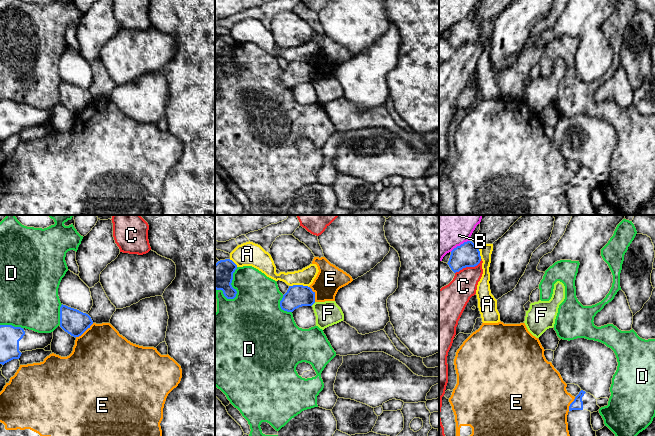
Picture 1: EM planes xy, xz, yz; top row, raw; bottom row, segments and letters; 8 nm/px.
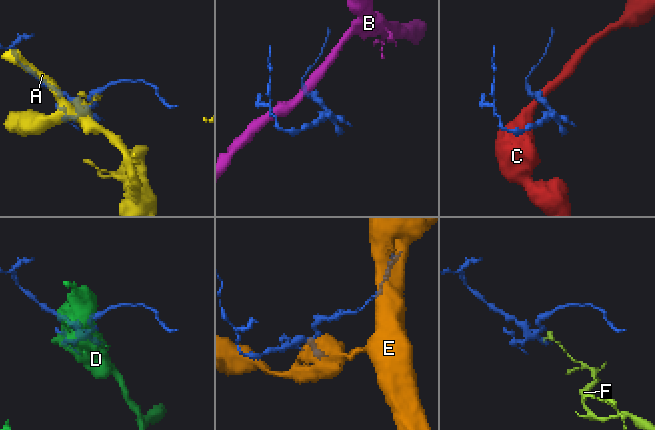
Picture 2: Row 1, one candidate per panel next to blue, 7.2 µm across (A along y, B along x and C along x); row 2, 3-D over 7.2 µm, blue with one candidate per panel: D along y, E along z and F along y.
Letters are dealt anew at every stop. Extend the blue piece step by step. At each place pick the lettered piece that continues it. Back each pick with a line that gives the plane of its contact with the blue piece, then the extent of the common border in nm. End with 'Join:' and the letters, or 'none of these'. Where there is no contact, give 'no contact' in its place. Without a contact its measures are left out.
Join: none of these

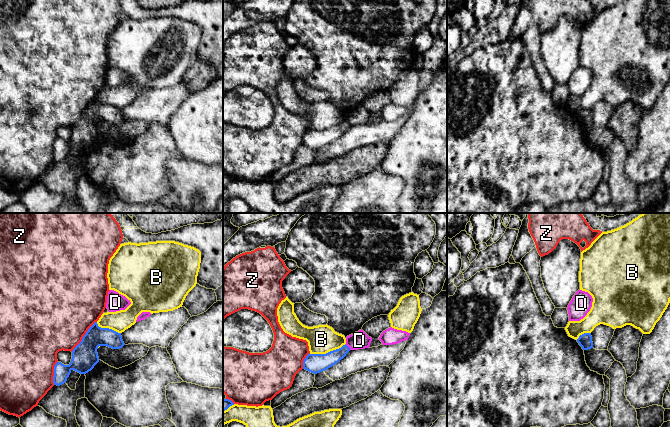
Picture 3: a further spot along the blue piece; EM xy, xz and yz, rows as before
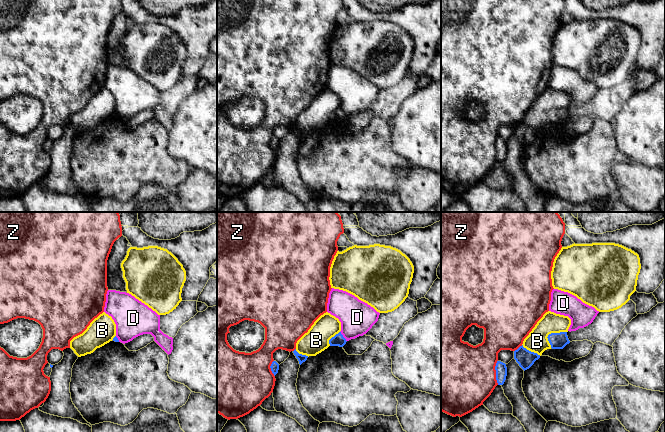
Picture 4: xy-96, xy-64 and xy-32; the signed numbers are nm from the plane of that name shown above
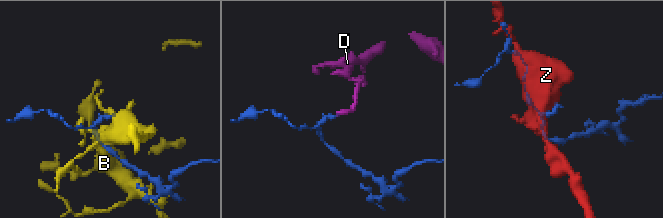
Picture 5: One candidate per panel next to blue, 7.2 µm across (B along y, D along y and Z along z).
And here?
Join: none of these

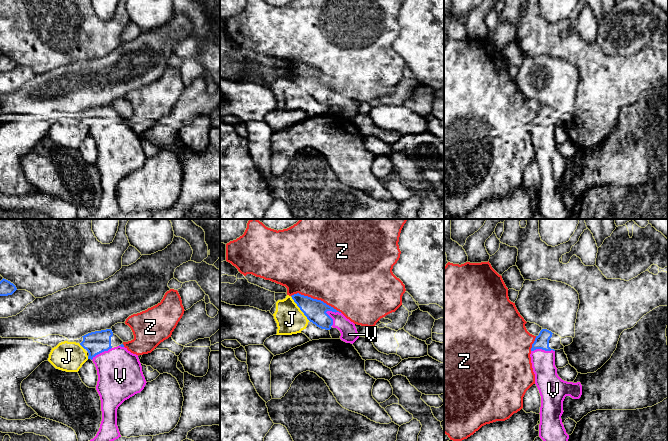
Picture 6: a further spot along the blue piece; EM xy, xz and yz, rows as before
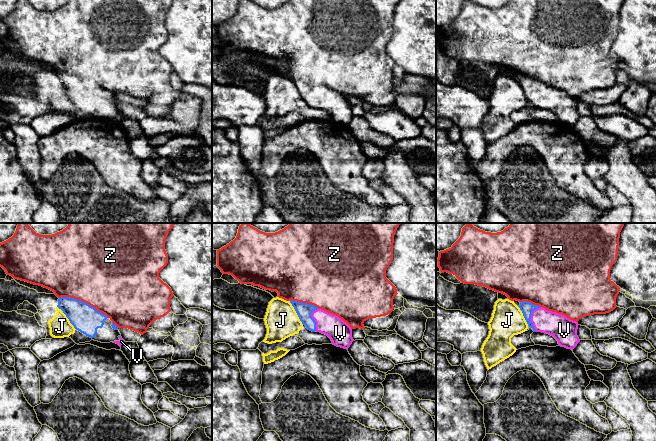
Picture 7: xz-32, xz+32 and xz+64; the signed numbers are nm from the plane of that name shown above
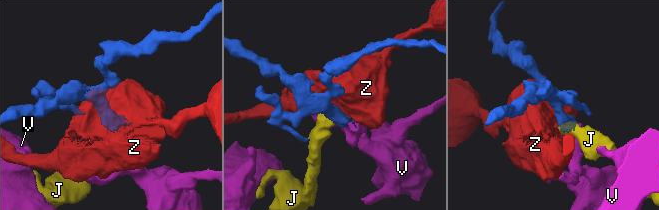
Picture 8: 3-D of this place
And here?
V: meets blue in xz; contact 130 nm long
Join: V

